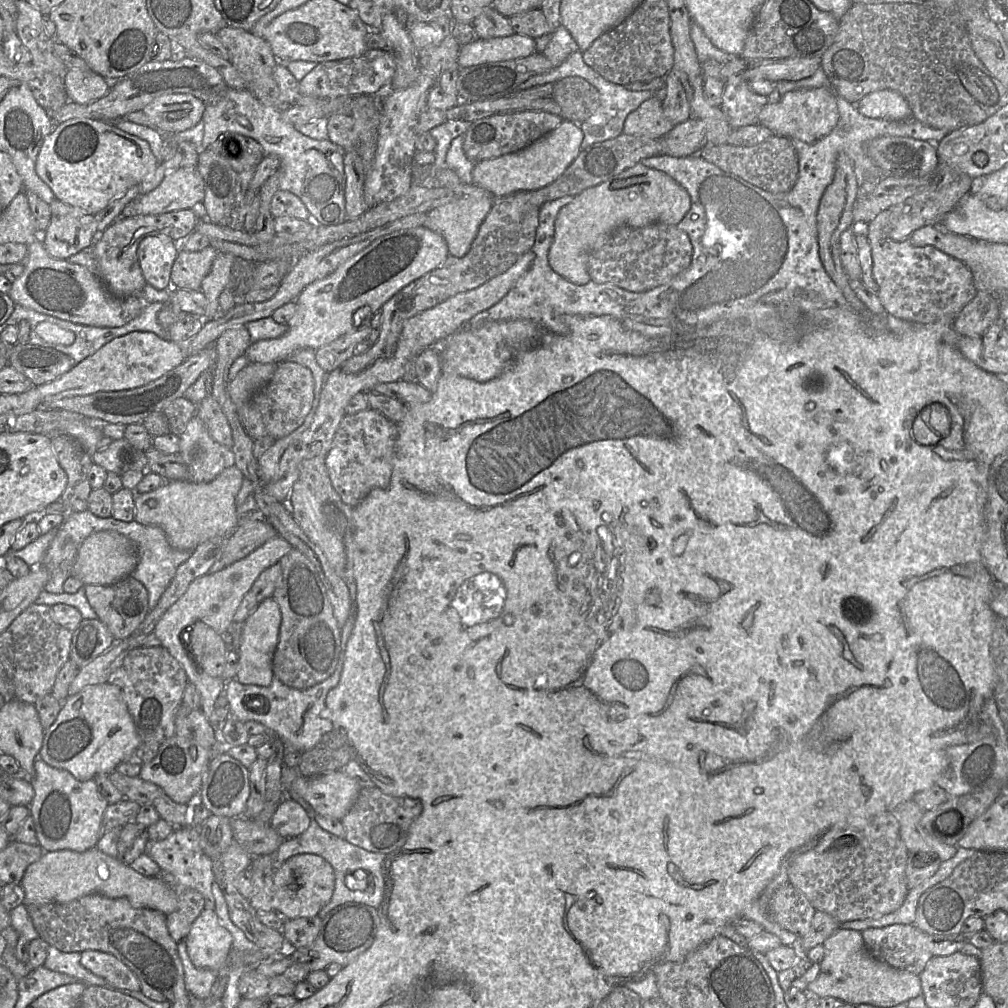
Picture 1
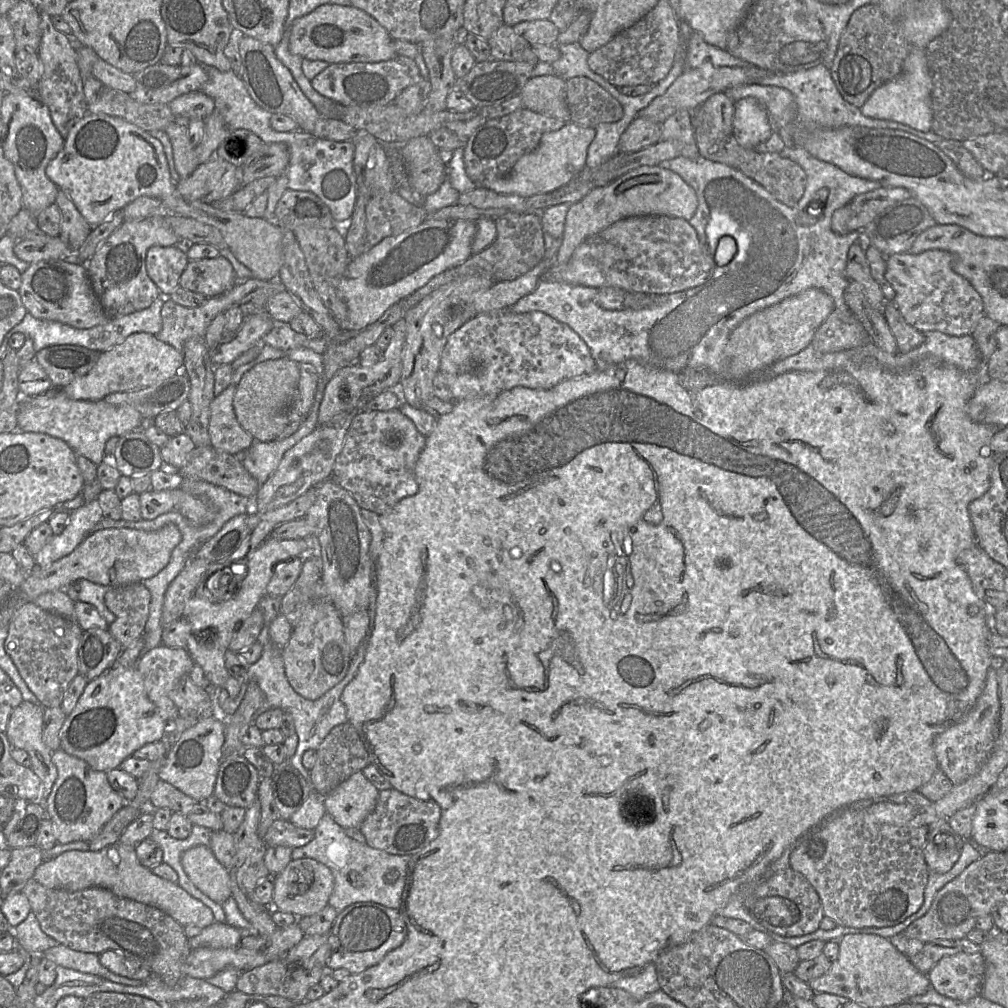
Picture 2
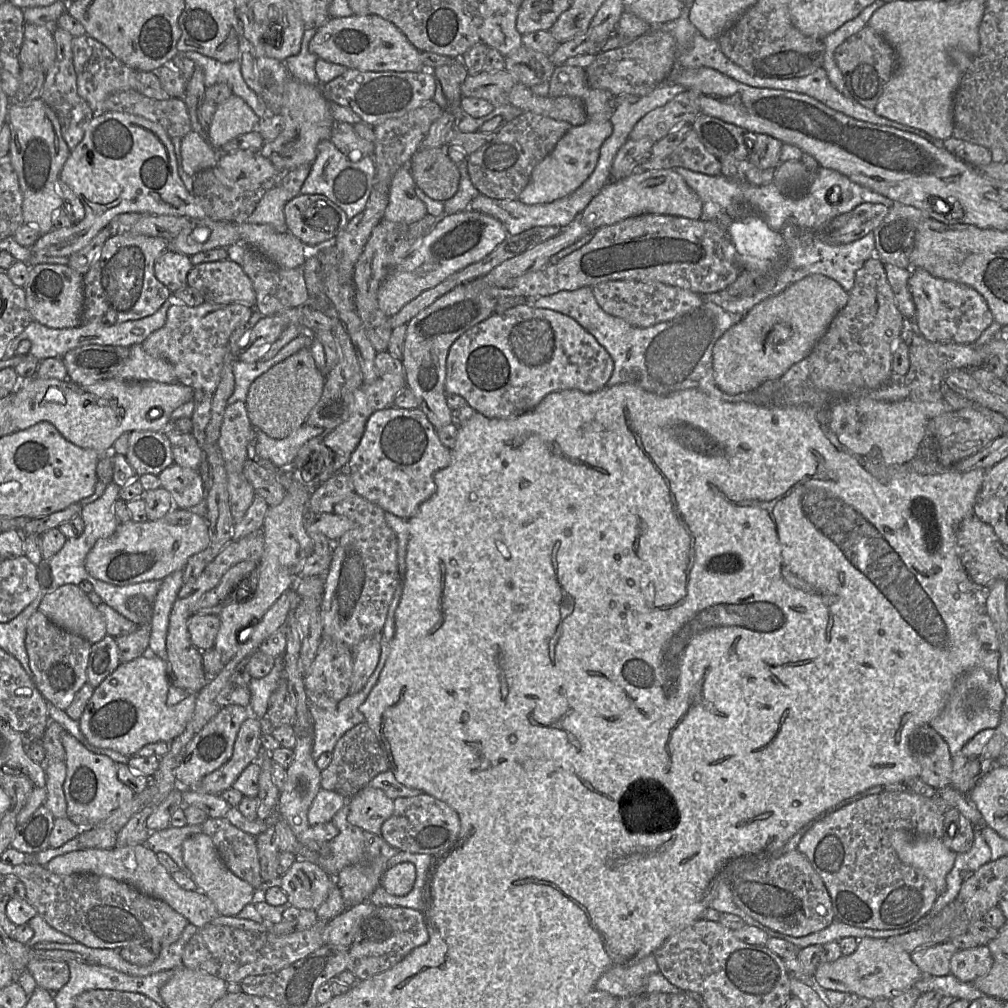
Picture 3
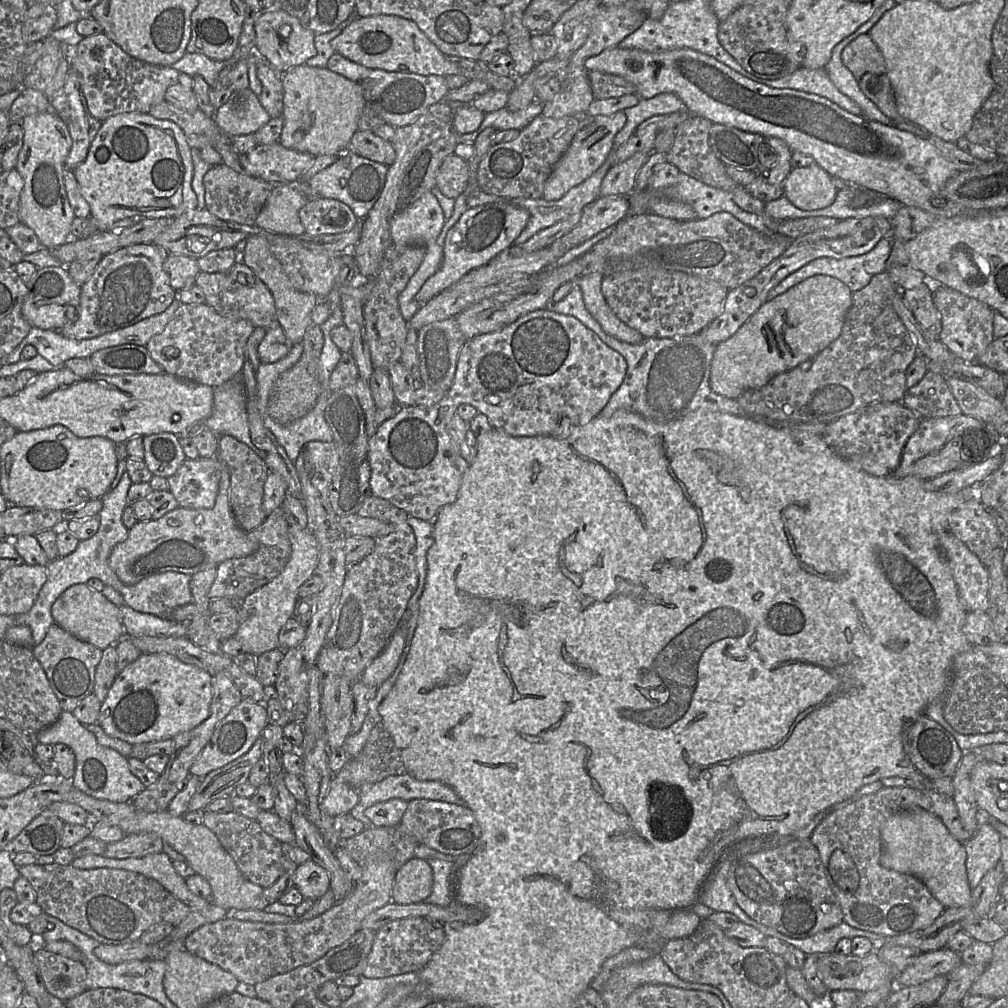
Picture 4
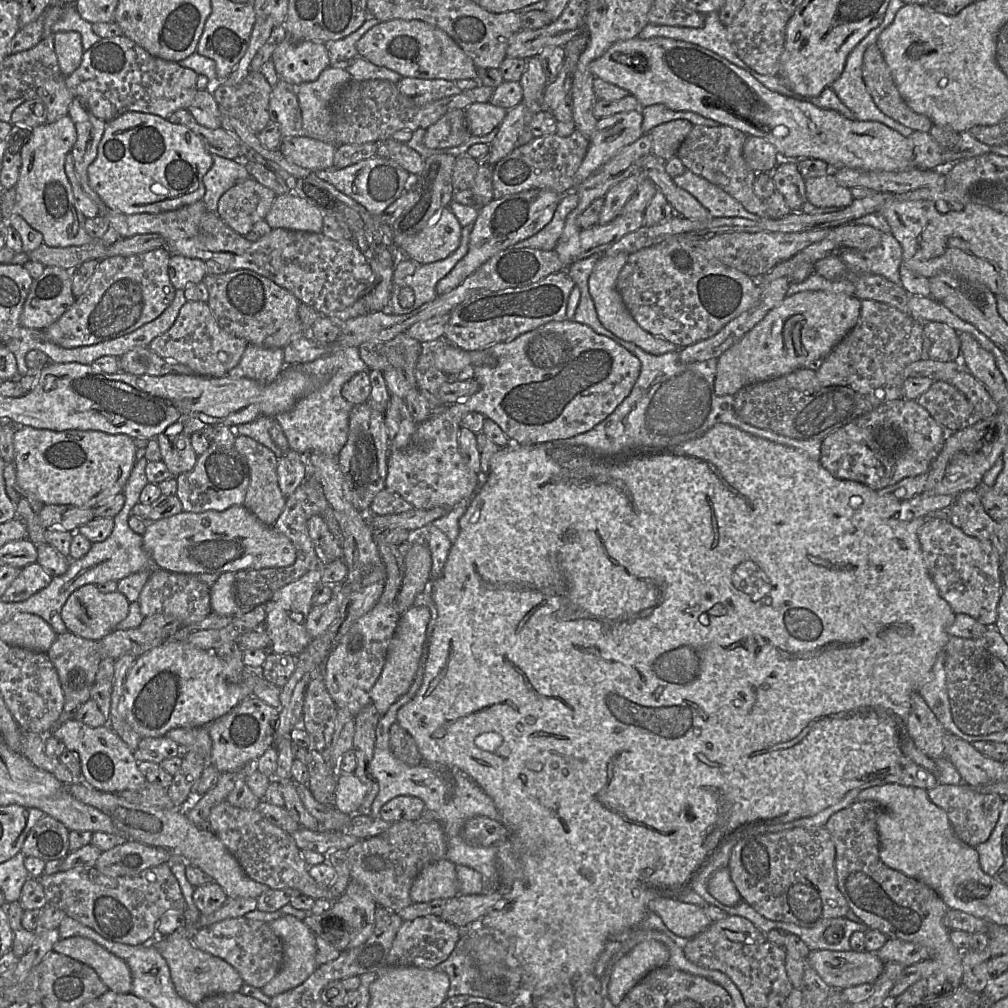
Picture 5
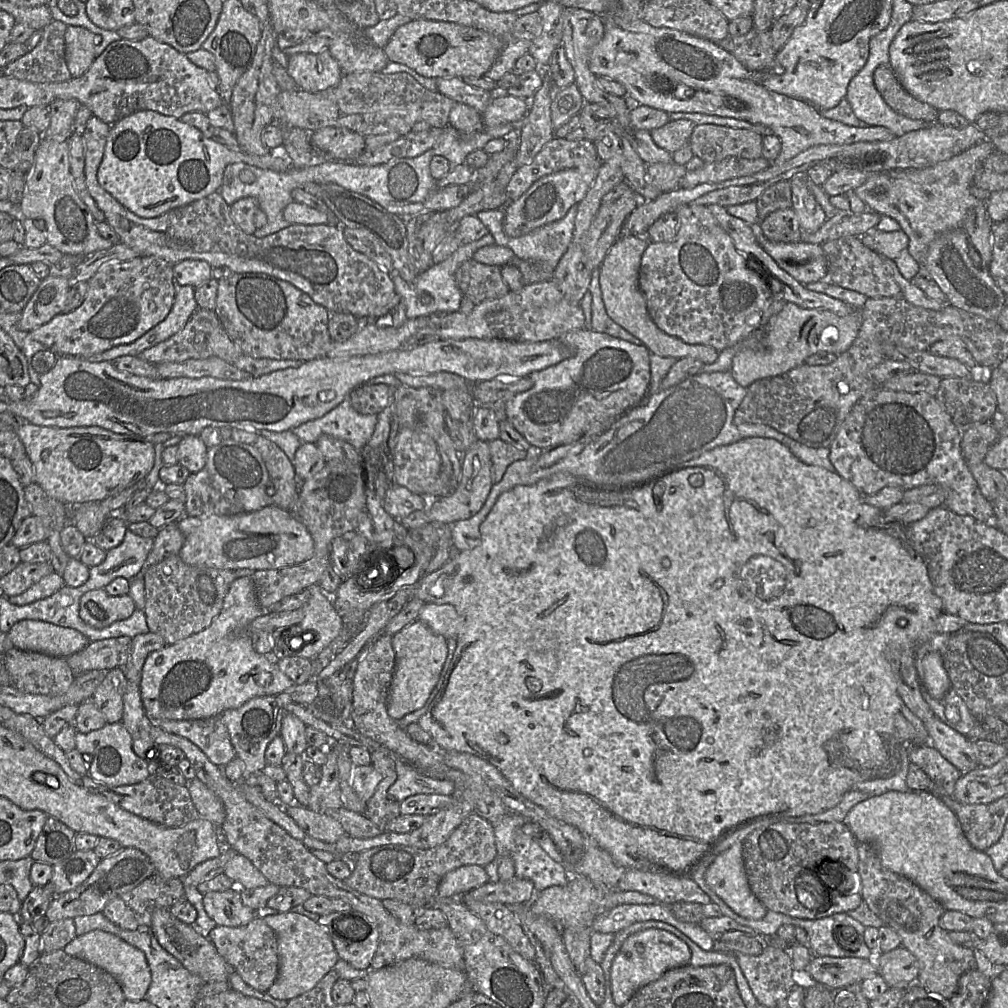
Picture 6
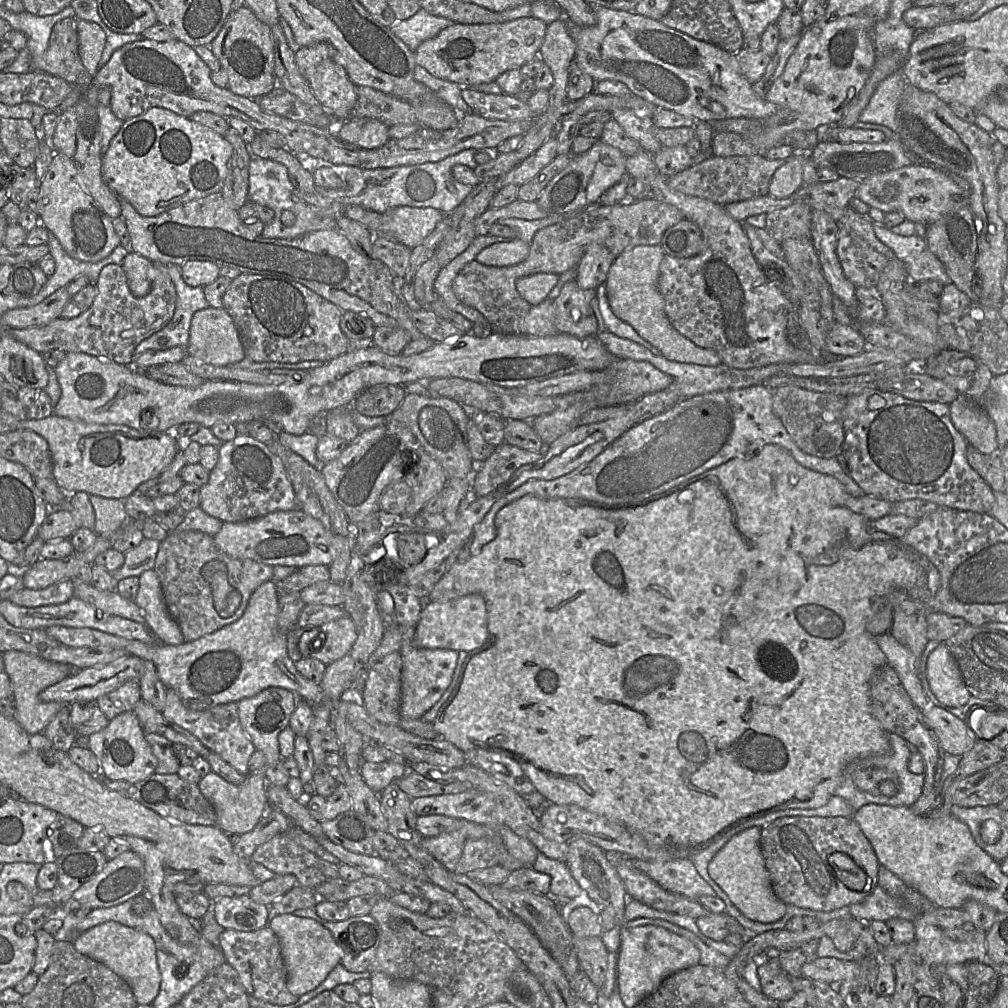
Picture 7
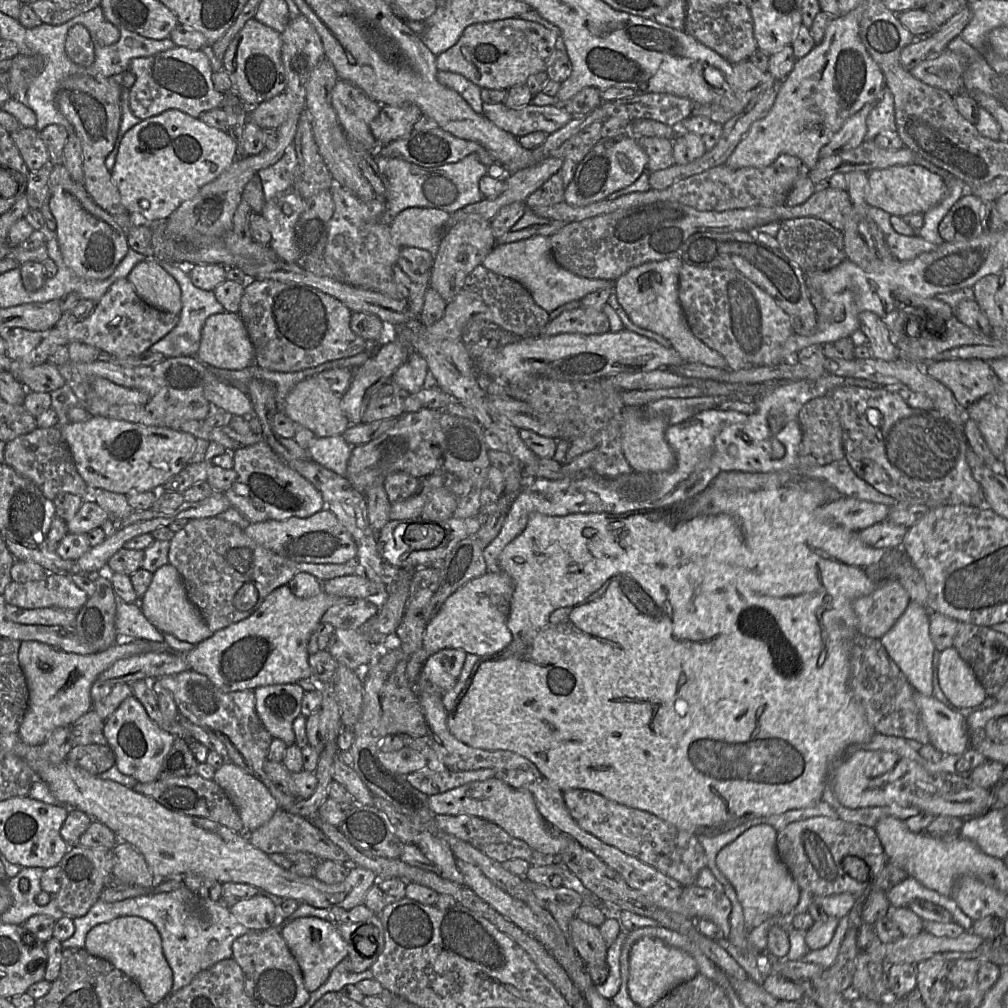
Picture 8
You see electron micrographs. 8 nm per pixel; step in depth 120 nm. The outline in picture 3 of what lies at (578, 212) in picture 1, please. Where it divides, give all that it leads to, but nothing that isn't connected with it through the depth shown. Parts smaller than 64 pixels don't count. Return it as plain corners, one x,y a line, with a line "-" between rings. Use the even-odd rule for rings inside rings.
660,169
637,171
622,180
609,181
578,218
590,231
596,231
628,217
642,214
672,215
700,220
701,213
702,202
684,179
674,169

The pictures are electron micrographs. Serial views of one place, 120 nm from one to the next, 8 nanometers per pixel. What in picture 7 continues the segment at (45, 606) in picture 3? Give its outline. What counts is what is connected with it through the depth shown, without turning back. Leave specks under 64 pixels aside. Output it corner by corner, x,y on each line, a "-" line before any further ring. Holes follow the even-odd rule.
72,580
74,596
92,604
105,615
119,616
145,624
143,613
135,602
125,599
117,592
99,590
81,580

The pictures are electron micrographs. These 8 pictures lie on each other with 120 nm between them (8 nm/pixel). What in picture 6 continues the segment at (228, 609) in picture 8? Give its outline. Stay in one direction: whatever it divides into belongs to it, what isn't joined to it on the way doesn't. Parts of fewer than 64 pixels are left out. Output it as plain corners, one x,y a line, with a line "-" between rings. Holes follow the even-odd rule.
178,554
170,555
148,569
145,574
145,608
149,630
163,637
166,644
175,644
209,627
222,610
224,598
231,583
239,577
251,576
256,570
232,570
192,566
184,563

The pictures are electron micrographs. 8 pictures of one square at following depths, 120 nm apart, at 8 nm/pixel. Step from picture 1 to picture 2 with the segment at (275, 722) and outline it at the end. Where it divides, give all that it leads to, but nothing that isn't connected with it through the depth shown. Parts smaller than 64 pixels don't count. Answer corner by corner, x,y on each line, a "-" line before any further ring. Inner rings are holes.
265,642
262,656
257,662
251,664
246,680
255,682
265,695
265,704
259,708
260,712
265,712
272,708
280,708
285,714
289,714
292,717
298,735
298,746
296,753
290,758
289,764
294,766
307,781
311,781
309,770
303,765
303,755
308,750
317,750
335,726
348,723
346,708
341,696
344,688
355,677
364,659
364,645
362,644
357,652
352,655
346,676
322,697
314,701
302,697
292,688
285,675
281,652
282,648
277,648

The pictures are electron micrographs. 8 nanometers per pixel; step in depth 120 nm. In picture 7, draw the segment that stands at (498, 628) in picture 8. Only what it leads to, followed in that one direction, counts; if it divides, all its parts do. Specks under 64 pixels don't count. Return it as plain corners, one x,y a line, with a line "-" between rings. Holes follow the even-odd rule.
468,594
468,595
457,597
457,598
447,600
444,602
434,602
434,601
429,601
428,599
424,600
423,607
420,612
419,620
414,628
414,631
410,633
410,637
406,637
406,638
411,638
413,644
419,648
451,649
455,651
471,651
471,650
481,647
485,643
488,637
489,637
489,632
487,629
487,610
486,610
485,599
480,594

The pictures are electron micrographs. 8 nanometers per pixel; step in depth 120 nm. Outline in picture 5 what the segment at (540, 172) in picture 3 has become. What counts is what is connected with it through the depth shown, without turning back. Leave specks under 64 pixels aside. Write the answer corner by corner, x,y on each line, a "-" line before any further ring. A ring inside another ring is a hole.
640,109
599,118
587,153
575,174
575,188
621,148
640,138
644,134
642,121

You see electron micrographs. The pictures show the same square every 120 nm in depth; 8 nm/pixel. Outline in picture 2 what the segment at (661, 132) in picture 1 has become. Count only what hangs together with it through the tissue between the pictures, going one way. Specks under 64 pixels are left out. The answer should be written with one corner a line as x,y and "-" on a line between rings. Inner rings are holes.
636,116
619,140
619,153
634,153
658,142
661,138
660,124

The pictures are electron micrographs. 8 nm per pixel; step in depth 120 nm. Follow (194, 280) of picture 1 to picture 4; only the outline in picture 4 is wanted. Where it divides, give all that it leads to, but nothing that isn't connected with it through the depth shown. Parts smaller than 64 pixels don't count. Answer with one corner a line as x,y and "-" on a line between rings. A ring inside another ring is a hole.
240,260
236,261
225,272
207,273
200,271
194,285
204,292
206,303
226,318
248,320
254,327
264,329
278,323
271,291
253,270

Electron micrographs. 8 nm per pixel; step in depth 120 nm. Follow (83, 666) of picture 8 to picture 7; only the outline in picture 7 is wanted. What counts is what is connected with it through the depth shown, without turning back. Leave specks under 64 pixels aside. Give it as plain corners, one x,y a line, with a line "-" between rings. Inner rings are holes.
17,650
5,652
3,654
3,661
14,692
14,719
29,734
43,733
57,713
62,708
69,705
55,701
42,702
39,699
39,694
47,687
63,681
65,678
74,673
74,671
78,670
65,663
46,660

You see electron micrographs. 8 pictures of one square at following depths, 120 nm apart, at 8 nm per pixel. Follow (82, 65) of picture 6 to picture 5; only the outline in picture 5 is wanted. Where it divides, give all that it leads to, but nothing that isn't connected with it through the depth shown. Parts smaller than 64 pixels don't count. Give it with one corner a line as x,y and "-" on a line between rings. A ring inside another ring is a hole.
76,31
55,34
54,49
61,73
66,78
81,64
84,53
81,34

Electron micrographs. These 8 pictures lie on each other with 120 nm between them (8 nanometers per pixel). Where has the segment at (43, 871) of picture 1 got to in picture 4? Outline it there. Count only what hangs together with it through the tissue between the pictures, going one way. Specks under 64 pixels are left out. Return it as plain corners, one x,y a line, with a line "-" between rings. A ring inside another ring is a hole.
164,852
149,854
141,858
114,859
104,855
87,855
74,858
70,864
78,869
112,868
123,869
155,879
191,911
202,910
210,902
193,894
185,879
174,869
172,859

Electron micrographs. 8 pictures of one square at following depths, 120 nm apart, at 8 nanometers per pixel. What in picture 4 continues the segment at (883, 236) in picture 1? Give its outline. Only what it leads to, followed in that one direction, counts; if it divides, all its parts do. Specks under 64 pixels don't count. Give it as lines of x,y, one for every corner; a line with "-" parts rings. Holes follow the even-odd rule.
932,285
932,300
941,318
941,332
938,340
964,362
976,363
995,339
993,335
994,311
985,303
968,297
943,285

